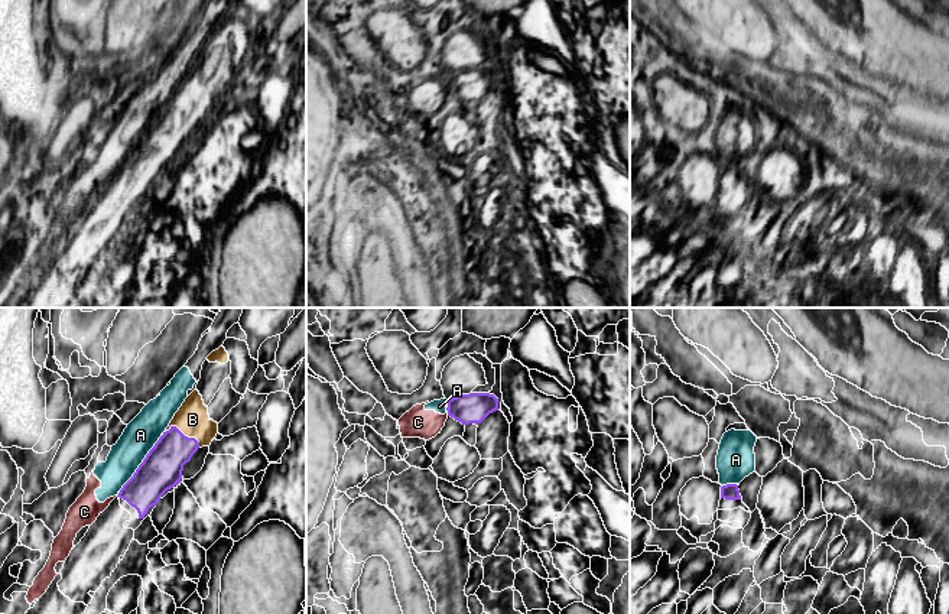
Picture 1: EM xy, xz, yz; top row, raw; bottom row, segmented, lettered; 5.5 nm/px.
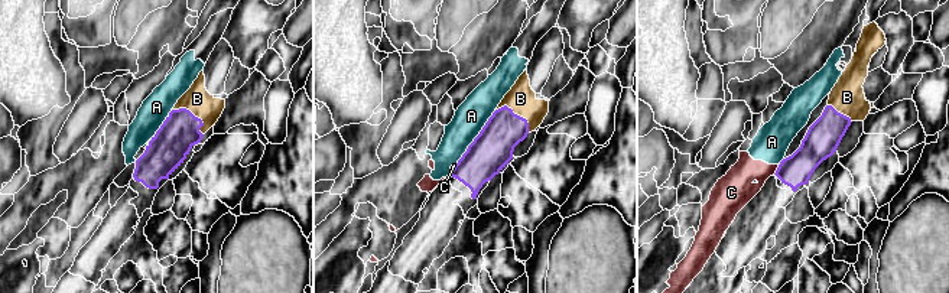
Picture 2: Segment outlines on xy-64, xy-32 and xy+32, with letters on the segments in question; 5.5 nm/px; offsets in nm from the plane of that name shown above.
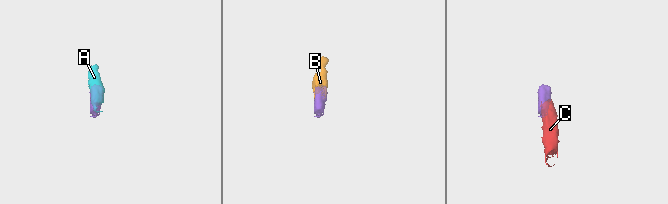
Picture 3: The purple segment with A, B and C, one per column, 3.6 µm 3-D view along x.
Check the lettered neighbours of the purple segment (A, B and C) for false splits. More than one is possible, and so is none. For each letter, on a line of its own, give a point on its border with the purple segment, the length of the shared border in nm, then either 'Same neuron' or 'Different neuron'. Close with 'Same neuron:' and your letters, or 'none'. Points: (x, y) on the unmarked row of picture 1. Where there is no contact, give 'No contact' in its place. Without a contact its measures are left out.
A: Touches purple at xy (142, 139). Shared border 400 nm. Different neuron
B: Touches purple at xy (182, 110). Shared border 220 nm. Same neuron
C: Touches purple at xz (447, 85). Shared border 70 nm. Different neuron
Same neuron: B

